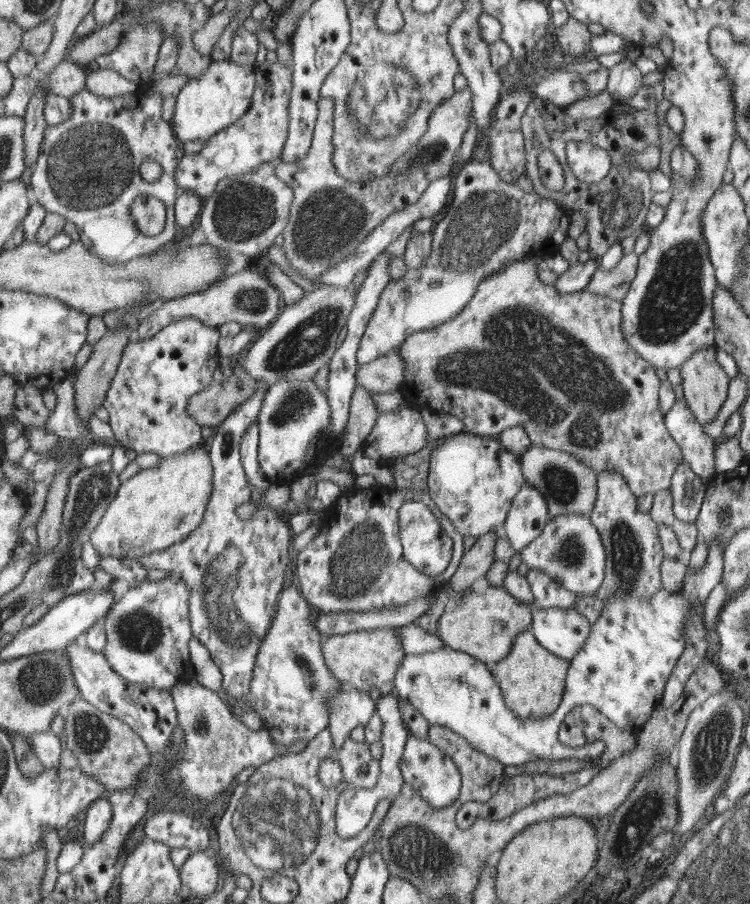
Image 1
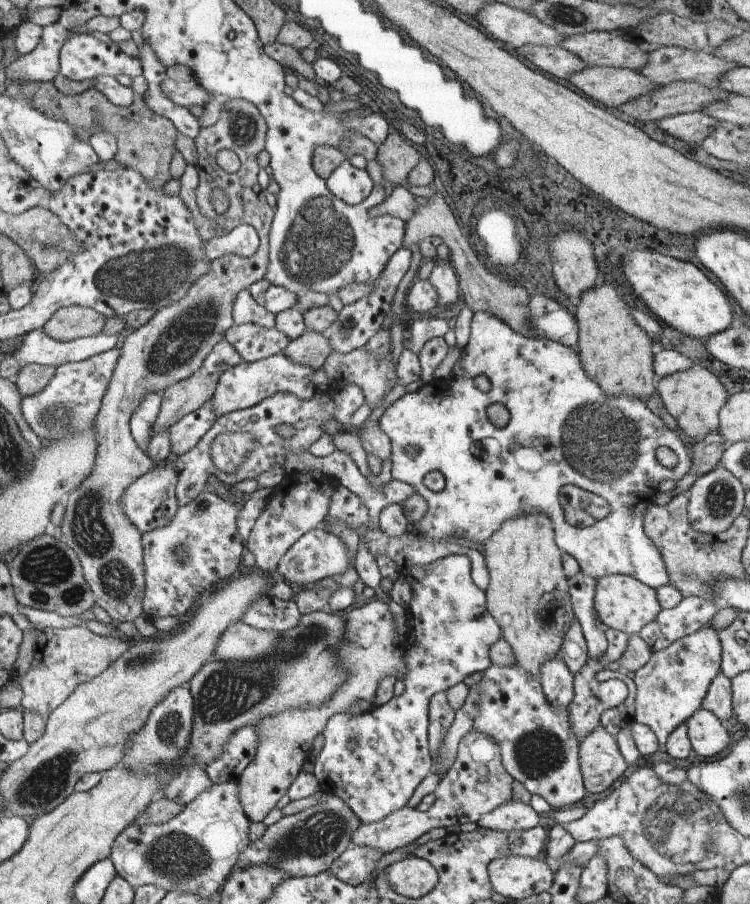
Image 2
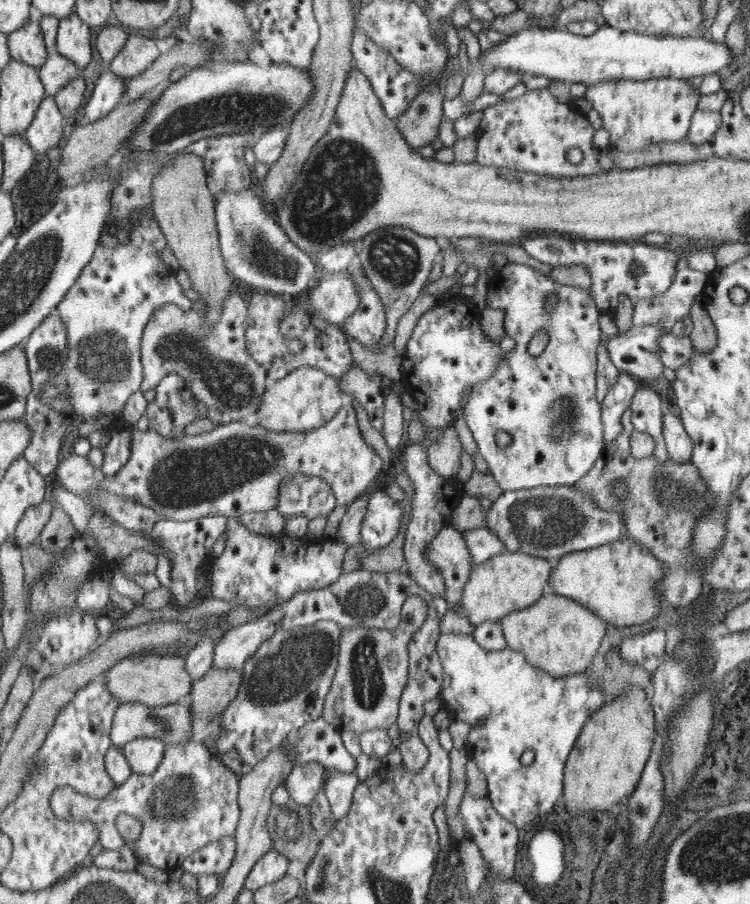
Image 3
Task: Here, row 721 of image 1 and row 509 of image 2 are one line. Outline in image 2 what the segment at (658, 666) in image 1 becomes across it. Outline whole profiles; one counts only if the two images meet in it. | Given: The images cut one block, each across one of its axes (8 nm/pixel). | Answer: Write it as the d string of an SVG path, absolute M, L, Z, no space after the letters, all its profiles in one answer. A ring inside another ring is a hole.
M486 312L474 313L471 321L471 336L461 356L462 362L460 362L460 366L462 367L462 376L451 377L448 380L438 379L434 382L426 383L422 388L416 390L416 392L406 393L402 398L396 400L394 404L386 408L382 418L377 422L380 428L386 432L387 436L391 438L391 476L394 482L401 481L405 484L410 484L410 486L414 486L416 493L420 494L428 504L426 516L418 524L415 524L419 531L418 536L426 537L433 542L460 541L474 547L482 548L482 545L491 539L496 532L499 532L502 524L508 523L508 520L513 520L514 517L521 516L524 513L543 513L554 522L555 542L559 546L560 551L566 552L574 557L579 562L580 569L585 574L592 576L596 580L611 575L627 575L635 577L638 581L642 581L643 584L658 590L670 584L670 574L667 572L662 552L660 552L656 544L645 534L643 528L644 518L647 515L648 508L654 504L653 499L658 492L660 482L664 482L664 480L678 482L691 471L690 464L692 462L690 462L690 456L688 456L686 446L682 444L682 440L658 416L655 416L651 412L646 401L627 395L608 395L604 393L603 388L599 386L598 382L587 376L587 372L583 368L583 360L580 360L580 358L572 350L572 347L568 347L567 345L543 338L524 337L522 334L516 333L510 325L502 321L499 317L496 317L495 314ZM482 374L490 380L490 386L492 388L488 392L482 392L480 388L474 386L474 378ZM494 402L504 404L510 410L510 414L512 414L508 426L504 426L504 428L496 428L494 424L490 424L490 420L486 416L486 408L490 404L494 404ZM660 446L672 449L679 457L678 465L672 468L672 470L658 464L655 453ZM408 448L418 448L420 452L414 454L414 456L410 456L408 454ZM433 470L441 472L444 478L446 478L446 486L442 492L432 492L424 486L424 476ZM568 484L602 497L609 508L608 515L603 520L591 524L589 528L570 526L566 522L563 509L559 504L560 489Z

